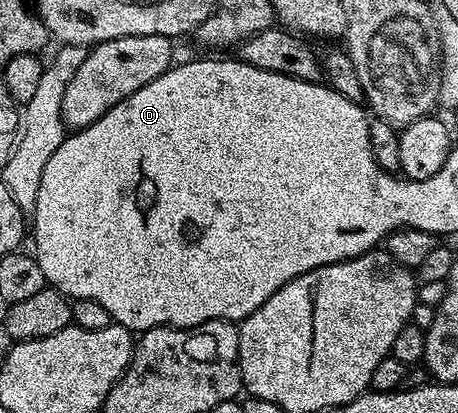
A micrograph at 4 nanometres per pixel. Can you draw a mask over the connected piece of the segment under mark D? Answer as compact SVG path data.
M232 59L232 61L187 61L184 65L179 63L172 64L171 68L161 74L153 83L145 83L141 91L133 91L117 107L105 111L101 119L97 119L89 127L74 130L70 135L64 136L61 147L49 155L49 163L45 163L45 171L41 174L41 191L37 191L37 207L33 214L35 220L35 249L33 255L38 259L41 271L45 271L45 279L48 286L58 289L60 293L68 298L74 299L94 299L95 302L101 303L105 311L109 311L112 322L117 325L124 325L126 329L132 331L146 331L149 329L162 329L164 327L174 327L177 329L191 329L196 325L203 325L206 321L234 321L242 323L269 295L281 291L285 283L313 271L317 267L332 265L338 261L348 261L354 257L359 257L362 253L370 253L394 229L416 229L417 231L429 231L431 233L431 223L427 219L425 209L419 209L415 205L407 203L407 189L399 189L399 185L404 178L395 173L387 173L379 167L379 164L373 159L373 147L369 143L369 127L367 126L369 117L365 112L364 106L355 104L341 95L335 89L332 89L327 83L316 83L314 81L302 81L293 79L289 75L277 75L273 71L261 71L252 65L246 65L243 61Z

